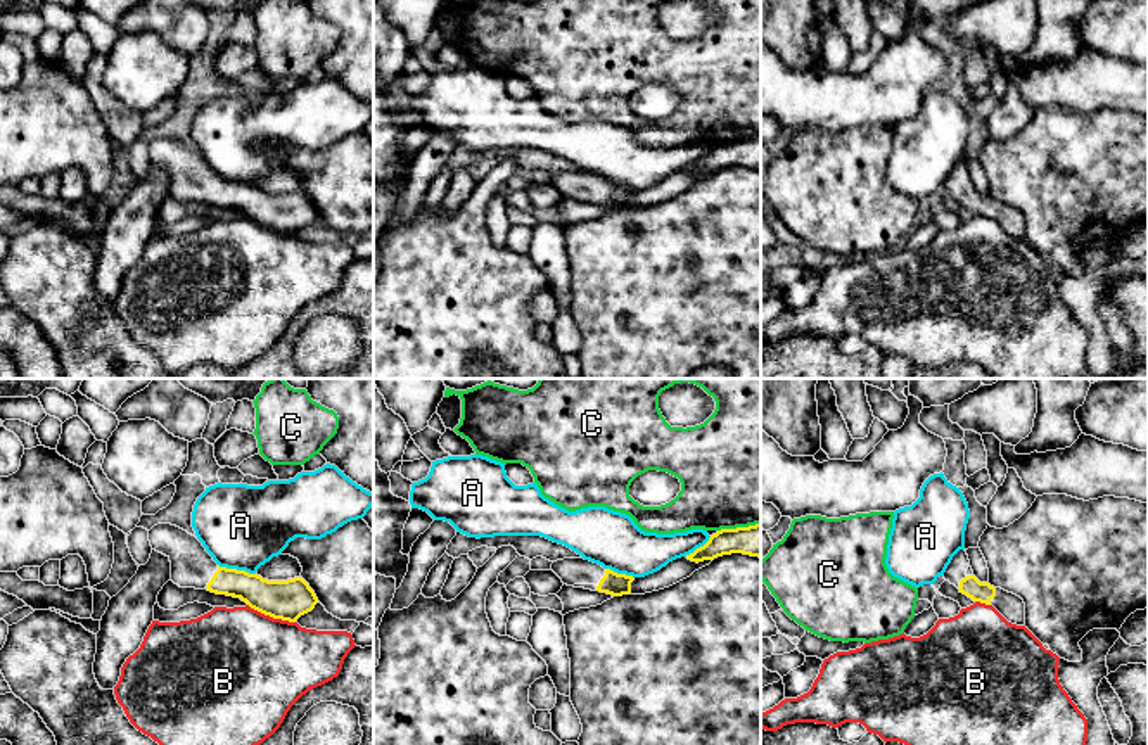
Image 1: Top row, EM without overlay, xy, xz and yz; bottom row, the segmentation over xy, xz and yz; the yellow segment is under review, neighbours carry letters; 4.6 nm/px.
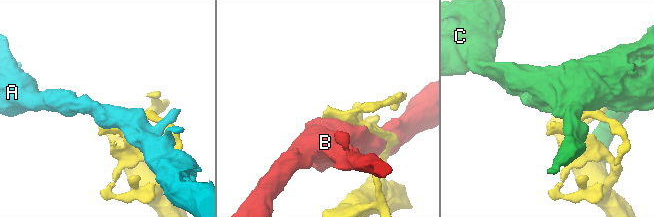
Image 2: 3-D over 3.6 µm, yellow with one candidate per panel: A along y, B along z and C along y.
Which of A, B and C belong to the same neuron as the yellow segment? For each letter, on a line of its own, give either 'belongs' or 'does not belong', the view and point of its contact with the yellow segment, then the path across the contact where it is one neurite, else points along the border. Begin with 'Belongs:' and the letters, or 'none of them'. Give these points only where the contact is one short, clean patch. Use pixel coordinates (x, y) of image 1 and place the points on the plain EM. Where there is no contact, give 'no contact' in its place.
Belongs: none of them
A: does not belong; contact xy (235, 182)
B: does not belong; contact xy (272, 229)
C: does not belong; contact xz (739, 140)

